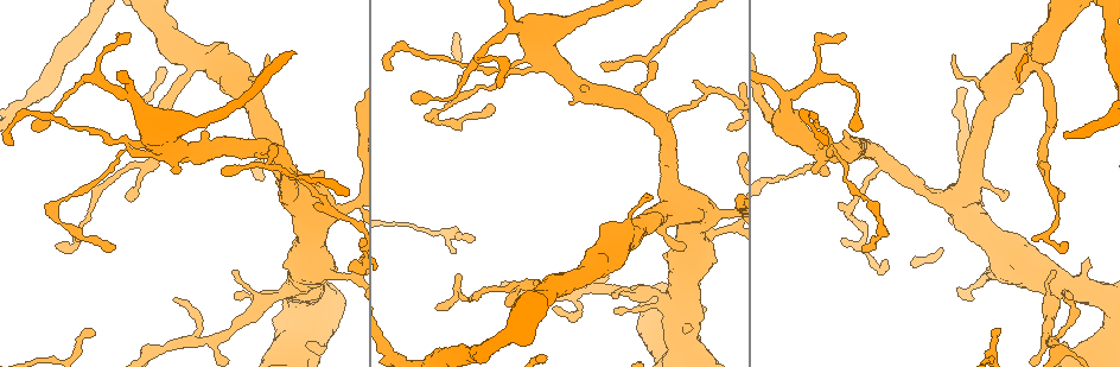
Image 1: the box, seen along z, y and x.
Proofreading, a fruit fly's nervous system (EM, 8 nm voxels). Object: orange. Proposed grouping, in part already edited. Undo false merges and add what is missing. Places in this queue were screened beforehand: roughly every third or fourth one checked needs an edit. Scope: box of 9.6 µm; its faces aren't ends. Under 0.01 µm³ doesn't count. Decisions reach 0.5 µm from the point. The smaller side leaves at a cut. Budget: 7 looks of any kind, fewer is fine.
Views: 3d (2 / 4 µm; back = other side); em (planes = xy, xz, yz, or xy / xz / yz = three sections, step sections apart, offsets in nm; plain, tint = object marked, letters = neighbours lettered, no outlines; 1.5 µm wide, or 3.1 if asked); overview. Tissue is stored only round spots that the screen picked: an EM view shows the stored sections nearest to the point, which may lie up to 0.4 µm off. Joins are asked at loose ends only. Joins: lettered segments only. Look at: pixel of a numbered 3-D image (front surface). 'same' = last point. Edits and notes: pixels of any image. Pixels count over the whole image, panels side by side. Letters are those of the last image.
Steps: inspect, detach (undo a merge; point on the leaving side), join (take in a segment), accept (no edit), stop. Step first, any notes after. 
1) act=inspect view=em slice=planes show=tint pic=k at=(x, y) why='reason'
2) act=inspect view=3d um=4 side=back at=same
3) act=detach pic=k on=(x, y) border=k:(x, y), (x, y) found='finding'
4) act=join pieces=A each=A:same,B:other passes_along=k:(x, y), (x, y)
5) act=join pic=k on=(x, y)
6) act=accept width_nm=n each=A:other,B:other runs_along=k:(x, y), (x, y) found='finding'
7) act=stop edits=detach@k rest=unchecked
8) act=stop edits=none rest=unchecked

act=inspect view=em slice=xy step=8 show=letters pic=1 at=(648, 196) why='tapers out'

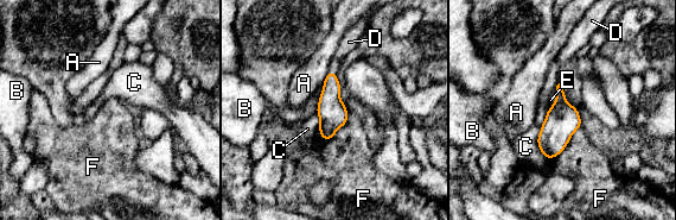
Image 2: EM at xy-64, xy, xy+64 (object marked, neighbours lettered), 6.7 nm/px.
act=inspect view=em slice=planes show=letters at=same

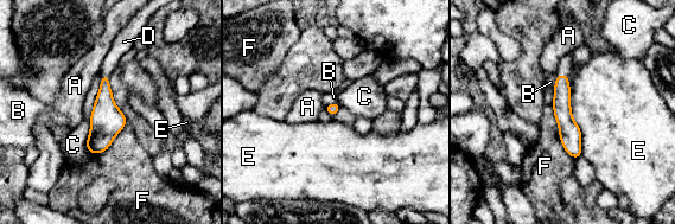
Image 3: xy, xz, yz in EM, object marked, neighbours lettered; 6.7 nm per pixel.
act=join pieces=D width_nm=140 each=A:other,B:other,C:other,D:same,E:other,F:other passes_along=3:(561, 103), (562, 75), (565, 68) found='the cell continues'

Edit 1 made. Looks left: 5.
act=inspect view=overview

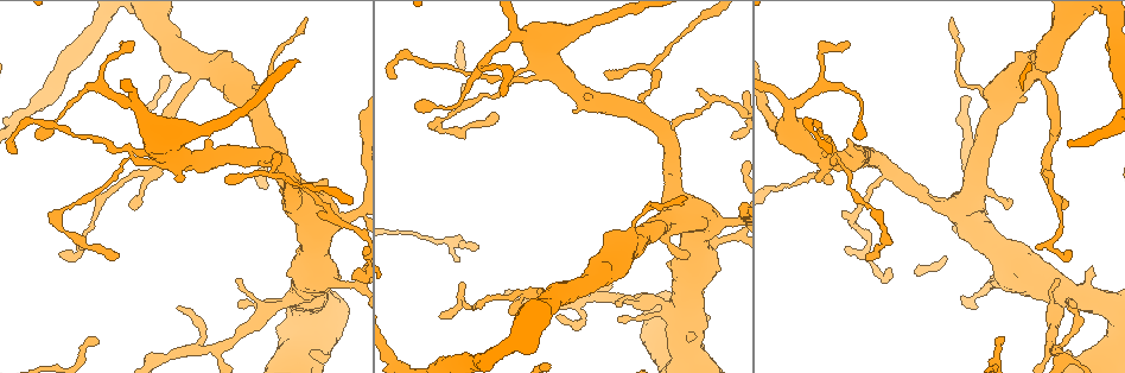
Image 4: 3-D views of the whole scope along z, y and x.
act=inspect view=3d um=2 pic=4 at=(794, 103) why='calibre changes'

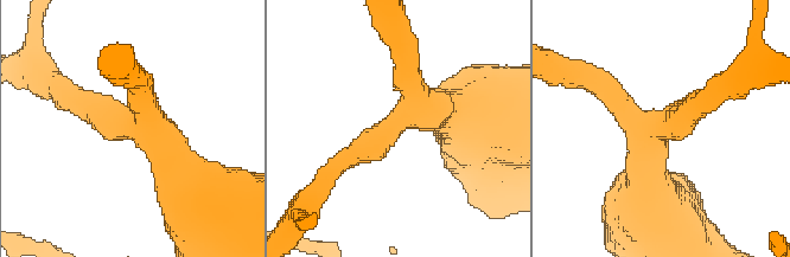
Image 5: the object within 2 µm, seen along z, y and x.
act=inspect view=em slice=xz step=8 show=letters pic=5 at=(394, 124) arms=3 arm_widths_nm=200,220,550

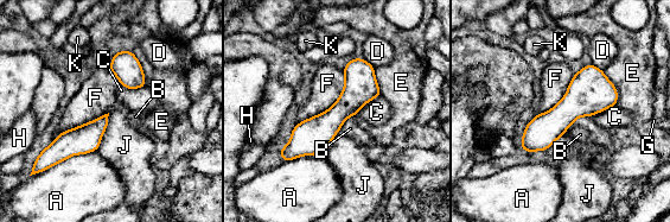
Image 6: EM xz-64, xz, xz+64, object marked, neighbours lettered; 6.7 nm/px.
act=inspect view=em slice=planes show=letters at=same

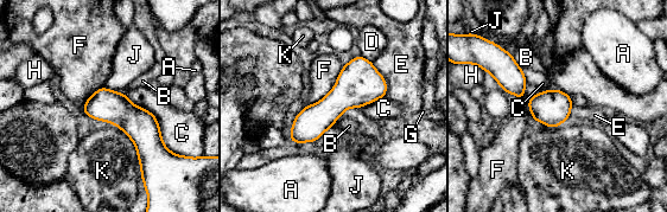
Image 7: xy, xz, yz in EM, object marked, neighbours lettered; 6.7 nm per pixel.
act=accept width_nm=220 each=A:other,B:other,C:other,D:other,E:other,F:other,G:other,H:other,J:other,K:other runs_along=7:(91, 98), (125, 114), (160, 149) found='all the same cell'

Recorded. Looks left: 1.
act=inspect view=em slice=planes show=letters pic=4 at=(254, 159) why='three arms meet'

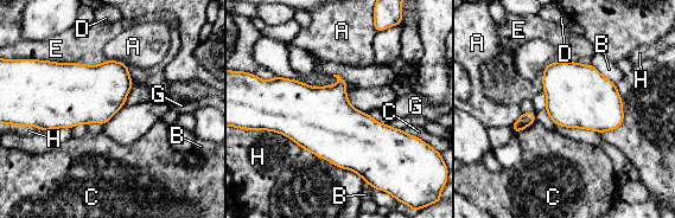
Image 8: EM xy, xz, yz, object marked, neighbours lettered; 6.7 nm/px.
act=accept each=A:other,B:other,C:other,D:other,E:other,G:other,H:other border=8:(228, 126), (275, 130), (303, 148) found='continuous, no second cell'

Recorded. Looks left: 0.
act=stop edits=join@3 rest=unchecked

